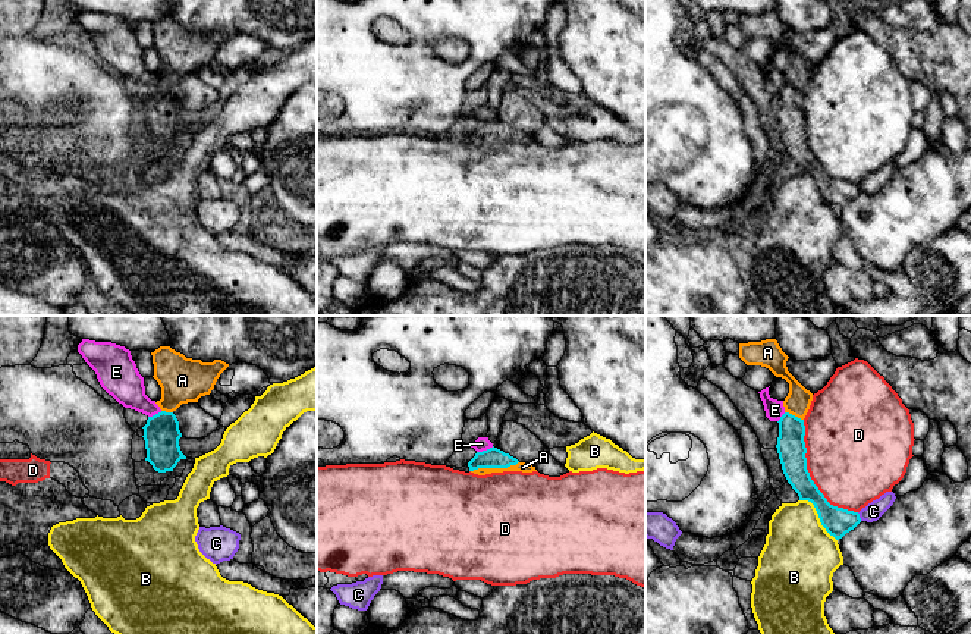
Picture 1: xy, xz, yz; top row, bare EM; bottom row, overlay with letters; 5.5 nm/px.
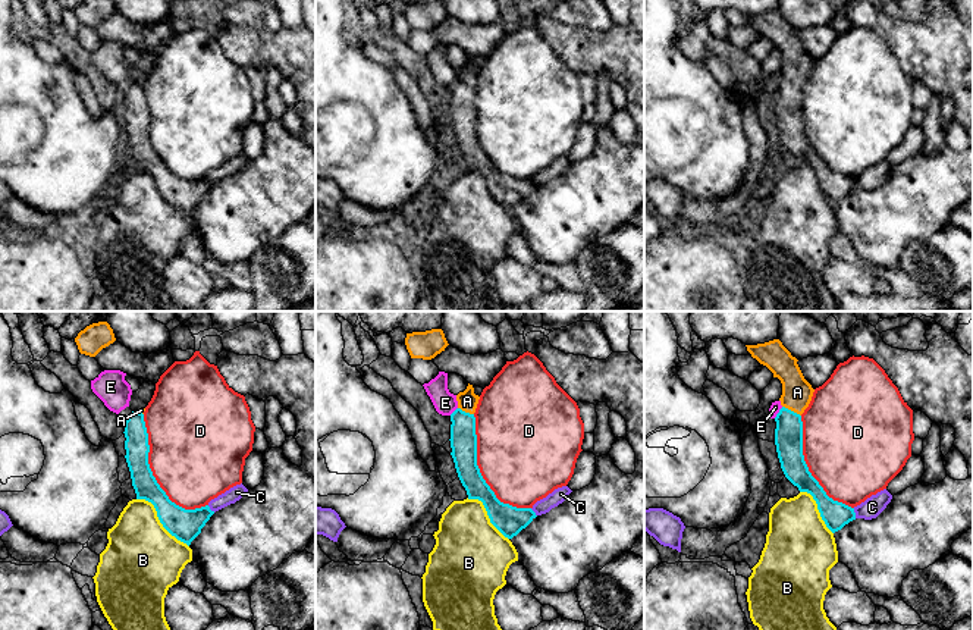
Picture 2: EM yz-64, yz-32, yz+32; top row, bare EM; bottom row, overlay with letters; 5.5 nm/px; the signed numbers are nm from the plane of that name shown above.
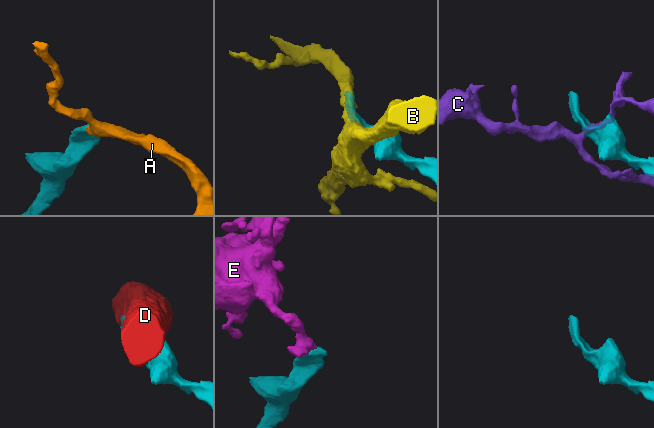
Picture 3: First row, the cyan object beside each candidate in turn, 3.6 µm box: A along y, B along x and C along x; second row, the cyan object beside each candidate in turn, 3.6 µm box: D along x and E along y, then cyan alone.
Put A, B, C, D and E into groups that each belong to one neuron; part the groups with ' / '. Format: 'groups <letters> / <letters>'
groups A / B / C / D / E

